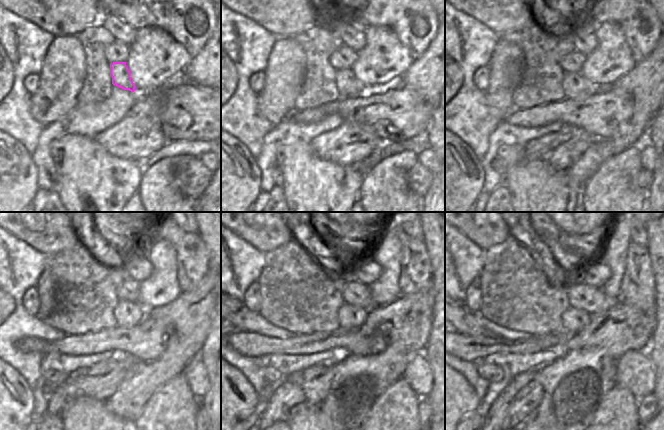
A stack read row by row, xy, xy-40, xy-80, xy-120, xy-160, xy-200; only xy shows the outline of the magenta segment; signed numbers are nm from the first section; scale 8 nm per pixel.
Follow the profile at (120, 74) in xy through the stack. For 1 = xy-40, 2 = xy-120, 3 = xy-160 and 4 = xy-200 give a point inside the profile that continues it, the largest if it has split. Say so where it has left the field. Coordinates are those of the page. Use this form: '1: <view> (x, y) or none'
1: xy-40 (349, 86)
2: xy-120 (127, 314)
3: xy-160 (350, 317)
4: xy-200 (574, 320)

